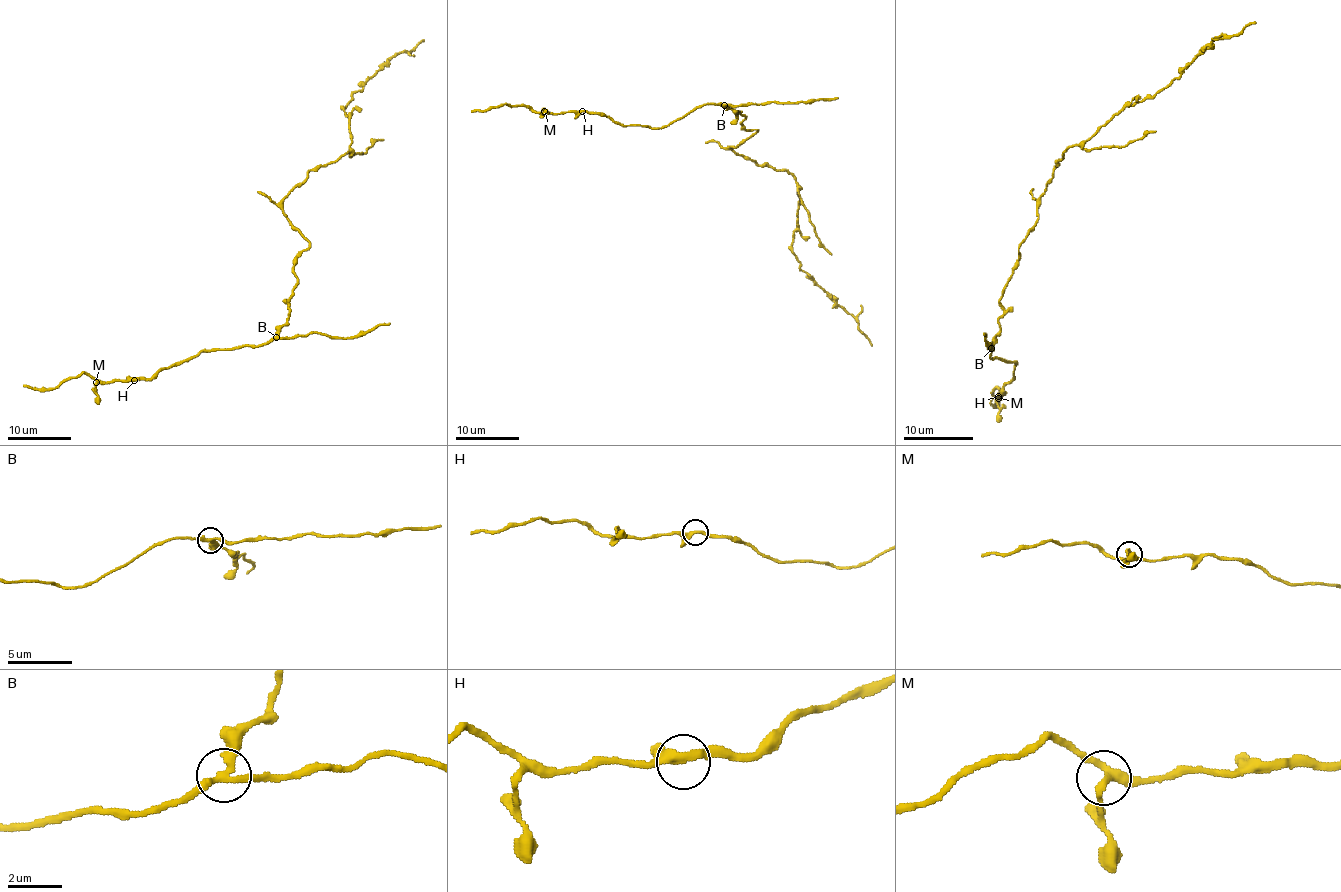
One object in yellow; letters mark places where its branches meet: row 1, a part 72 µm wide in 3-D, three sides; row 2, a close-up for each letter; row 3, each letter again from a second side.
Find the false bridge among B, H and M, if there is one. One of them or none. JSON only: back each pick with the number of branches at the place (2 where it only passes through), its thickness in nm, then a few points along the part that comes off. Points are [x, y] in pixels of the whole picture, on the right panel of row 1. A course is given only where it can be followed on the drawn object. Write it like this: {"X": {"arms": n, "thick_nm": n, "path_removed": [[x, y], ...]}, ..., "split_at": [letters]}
{"B": {"arms": 3, "thick_nm": 280, "path_removed": [[991, 349], [1000, 298], [1062, 156], [1151, 98], [1215, 38], [1255, 22]]}, "split_at": ["B"]}

